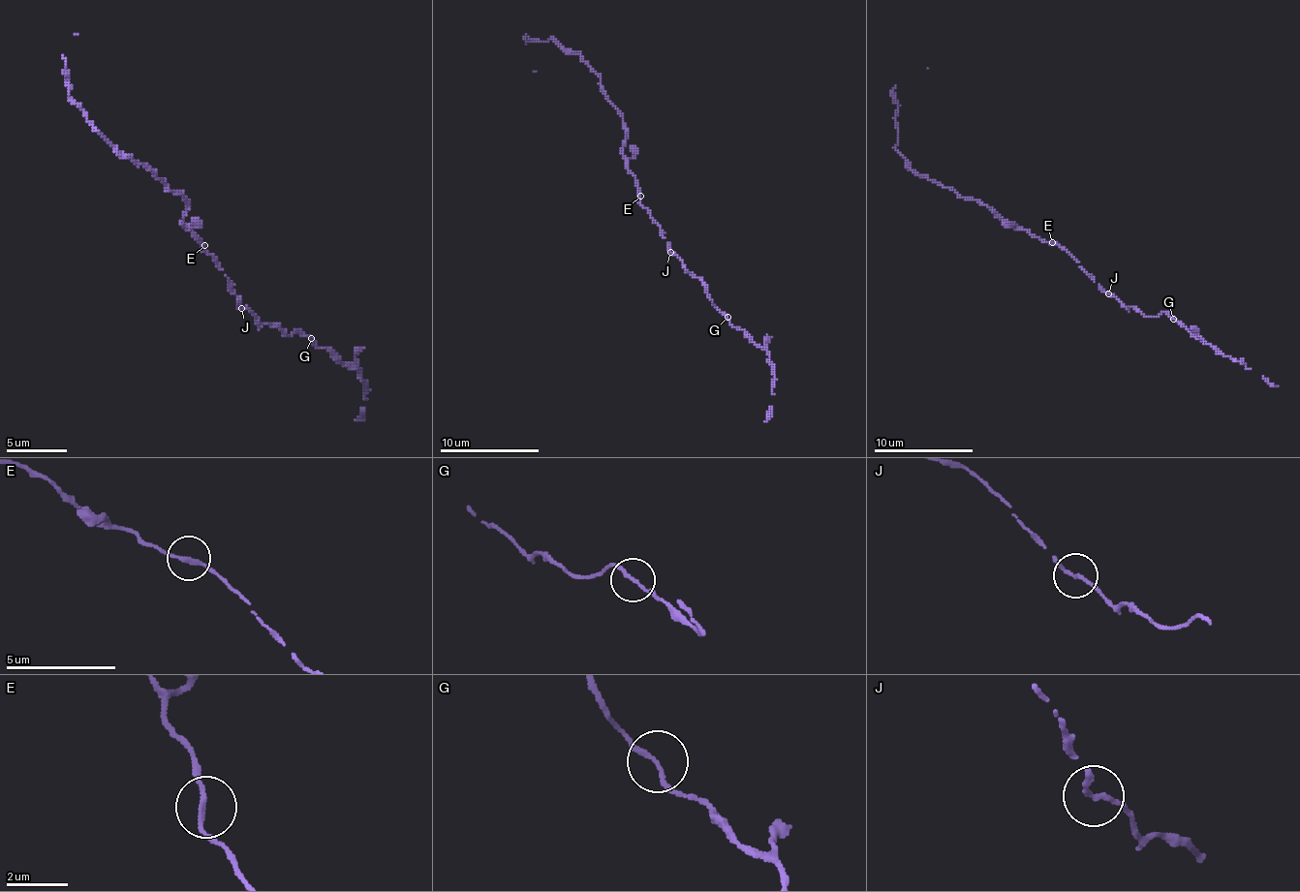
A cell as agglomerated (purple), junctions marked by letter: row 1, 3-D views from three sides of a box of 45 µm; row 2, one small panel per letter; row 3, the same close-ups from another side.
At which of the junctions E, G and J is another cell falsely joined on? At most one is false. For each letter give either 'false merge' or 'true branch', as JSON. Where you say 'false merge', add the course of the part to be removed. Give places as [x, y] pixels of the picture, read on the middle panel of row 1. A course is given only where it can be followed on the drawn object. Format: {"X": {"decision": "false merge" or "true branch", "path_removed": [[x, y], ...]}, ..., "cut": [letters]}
{"E": {"decision": "true branch"}, "G": {"decision": "true branch"}, "J": {"decision": "true branch"}, "cut": []}

